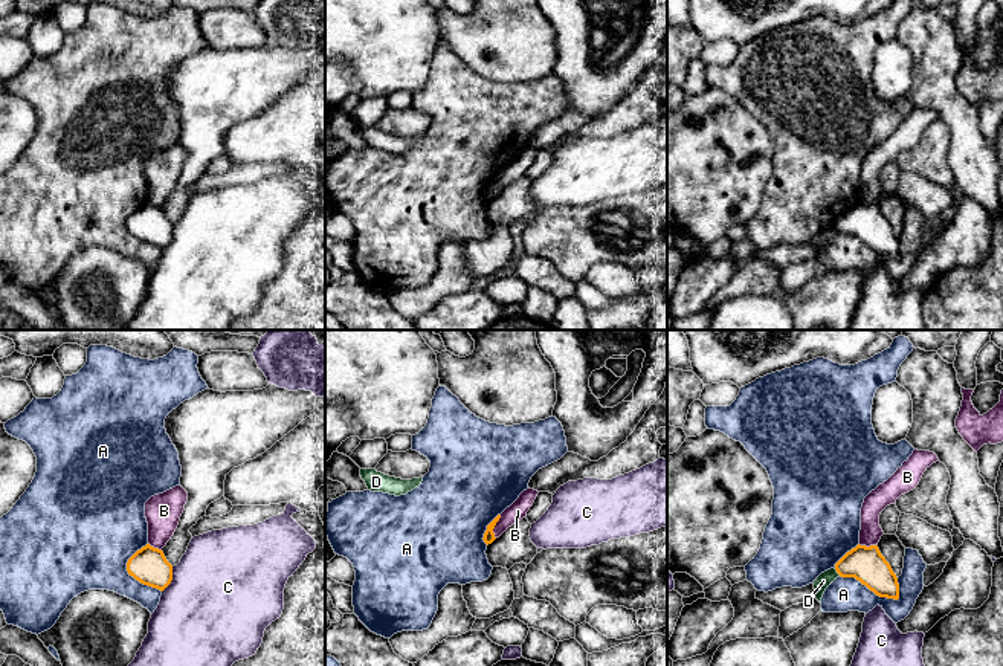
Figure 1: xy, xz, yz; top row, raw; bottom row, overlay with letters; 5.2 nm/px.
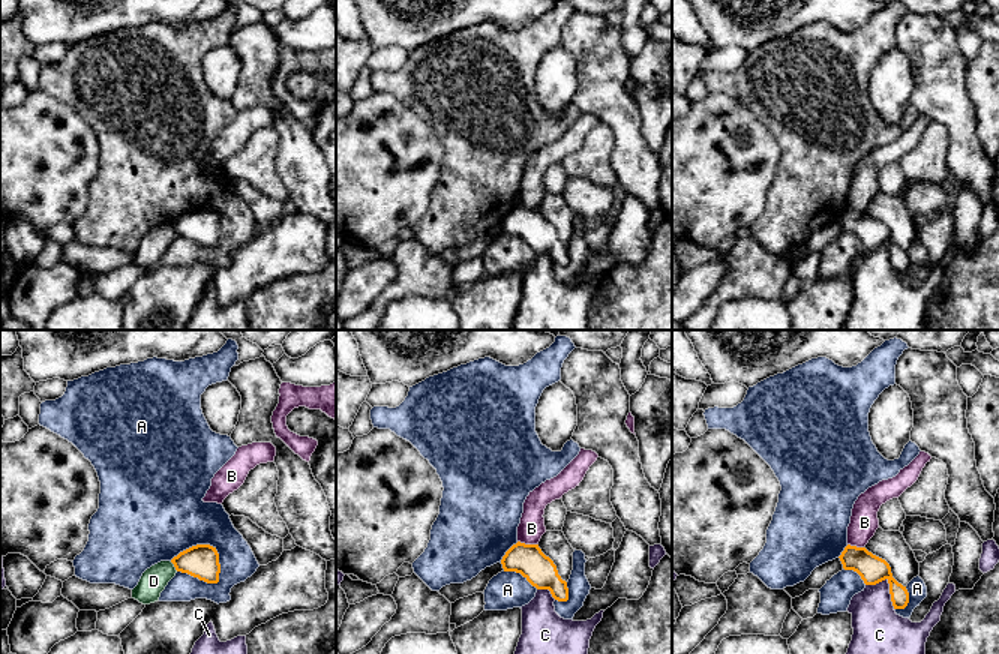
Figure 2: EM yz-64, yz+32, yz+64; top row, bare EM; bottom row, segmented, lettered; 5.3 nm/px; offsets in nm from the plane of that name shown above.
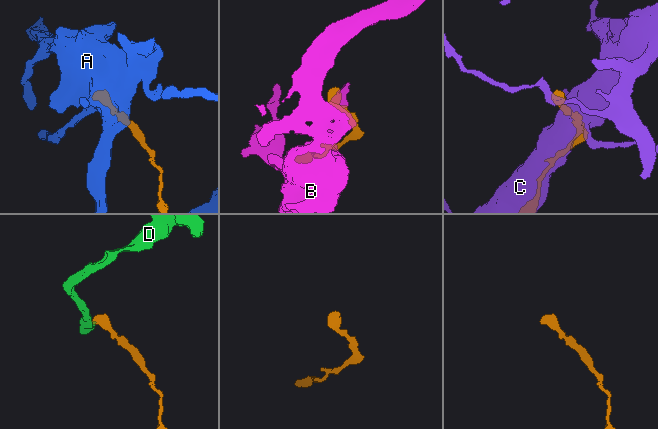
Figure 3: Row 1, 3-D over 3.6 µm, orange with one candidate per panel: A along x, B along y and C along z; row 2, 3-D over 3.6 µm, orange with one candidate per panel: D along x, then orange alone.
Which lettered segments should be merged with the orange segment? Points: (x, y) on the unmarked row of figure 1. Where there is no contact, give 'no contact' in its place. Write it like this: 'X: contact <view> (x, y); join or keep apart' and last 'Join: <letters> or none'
A: contact yz (870, 248); keep apart
B: contact xz (493, 185); keep apart
C: contact xy (171, 237); keep apart
D: contact yz (837, 229); keep apart
Join: none

